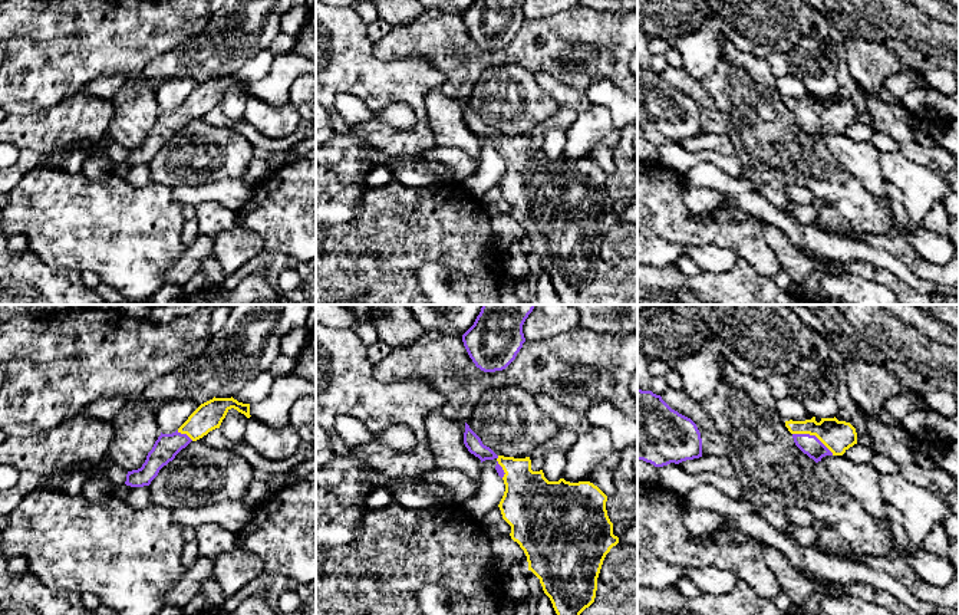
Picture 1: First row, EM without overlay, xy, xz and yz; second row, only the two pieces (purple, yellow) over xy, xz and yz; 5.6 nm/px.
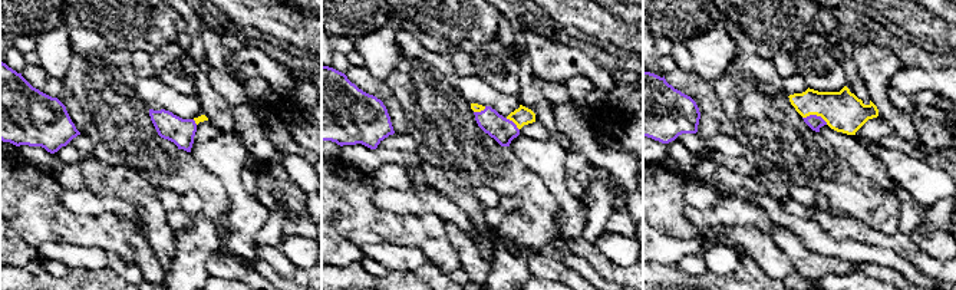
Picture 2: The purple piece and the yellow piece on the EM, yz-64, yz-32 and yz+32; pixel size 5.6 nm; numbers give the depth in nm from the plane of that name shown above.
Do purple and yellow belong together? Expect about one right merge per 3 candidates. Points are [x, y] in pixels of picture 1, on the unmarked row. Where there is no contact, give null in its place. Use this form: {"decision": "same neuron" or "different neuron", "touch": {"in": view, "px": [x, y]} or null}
{"decision": "same neuron", "touch": {"in": "yz", "px": [813, 114]}}

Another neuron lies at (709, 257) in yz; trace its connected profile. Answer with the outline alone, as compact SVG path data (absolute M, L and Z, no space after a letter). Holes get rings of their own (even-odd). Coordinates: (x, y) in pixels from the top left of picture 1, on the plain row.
M714 244L688 246L683 254L693 259L702 272L712 273L729 272L738 260L735 250Z

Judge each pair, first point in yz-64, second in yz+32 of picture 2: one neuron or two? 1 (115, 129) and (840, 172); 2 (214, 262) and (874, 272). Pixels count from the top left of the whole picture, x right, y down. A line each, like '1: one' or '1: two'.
1: one
2: one

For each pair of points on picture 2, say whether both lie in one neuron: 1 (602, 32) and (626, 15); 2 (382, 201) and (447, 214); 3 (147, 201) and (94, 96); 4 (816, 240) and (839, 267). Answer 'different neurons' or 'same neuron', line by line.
1: different neurons
2: same neuron
3: different neurons
4: different neurons

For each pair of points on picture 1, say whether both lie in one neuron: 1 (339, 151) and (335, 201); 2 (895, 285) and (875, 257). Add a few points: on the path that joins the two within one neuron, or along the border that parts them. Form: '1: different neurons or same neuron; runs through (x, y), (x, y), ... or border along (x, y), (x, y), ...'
1: same neuron; runs through (338, 164), (335, 188)
2: different neurons; border along (847, 260), (867, 260), (883, 266), (909, 285)

